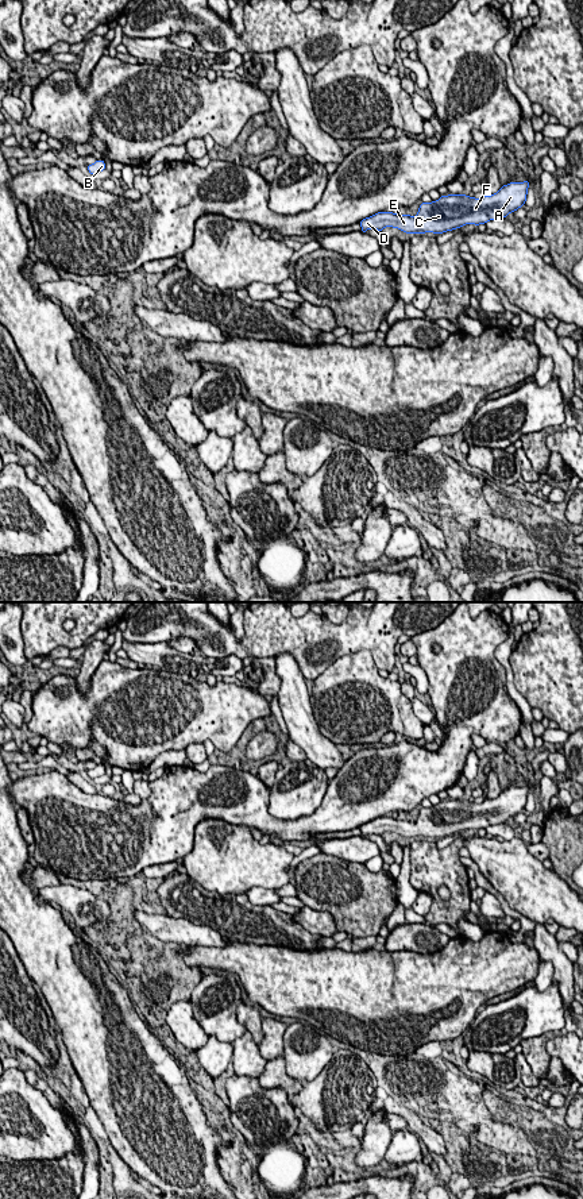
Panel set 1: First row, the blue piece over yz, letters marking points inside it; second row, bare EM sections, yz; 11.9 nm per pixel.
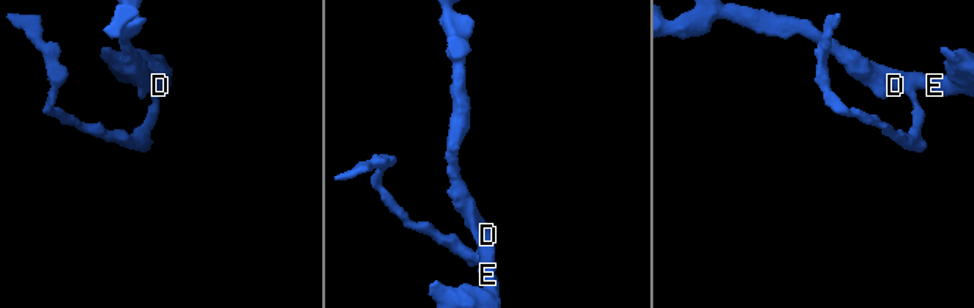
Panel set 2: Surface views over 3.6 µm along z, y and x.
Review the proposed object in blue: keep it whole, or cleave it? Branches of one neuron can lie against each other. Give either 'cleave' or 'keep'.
keep

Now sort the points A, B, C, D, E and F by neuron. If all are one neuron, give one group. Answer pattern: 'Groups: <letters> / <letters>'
Groups: A B C D E F

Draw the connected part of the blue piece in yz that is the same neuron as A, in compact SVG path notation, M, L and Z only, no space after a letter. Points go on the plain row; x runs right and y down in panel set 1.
M530 786L510 787L495 799L475 803L466 799L441 801L432 807L421 807L414 822L393 817L378 817L359 826L362 837L385 832L398 833L406 838L433 837L436 840L460 833L466 829L486 829L489 825L505 824L526 806Z

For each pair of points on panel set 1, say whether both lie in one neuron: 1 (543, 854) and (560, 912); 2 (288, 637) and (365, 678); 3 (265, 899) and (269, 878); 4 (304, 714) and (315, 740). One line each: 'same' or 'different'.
1: different
2: different
3: different
4: same

